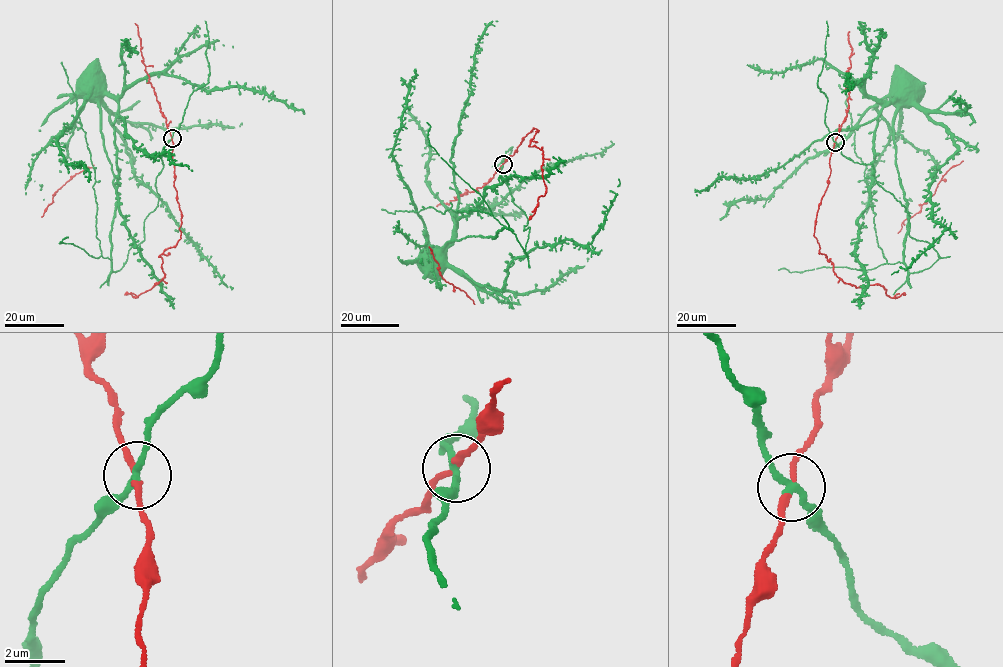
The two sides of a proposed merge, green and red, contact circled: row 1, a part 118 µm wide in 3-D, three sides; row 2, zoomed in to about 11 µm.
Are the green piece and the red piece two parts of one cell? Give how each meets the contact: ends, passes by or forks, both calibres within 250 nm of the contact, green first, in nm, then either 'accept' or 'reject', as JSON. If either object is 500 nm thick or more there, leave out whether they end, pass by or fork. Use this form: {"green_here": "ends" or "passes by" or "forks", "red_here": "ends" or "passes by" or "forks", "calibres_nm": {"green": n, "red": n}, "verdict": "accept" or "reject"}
{"green_here": "passes by", "red_here": "passes by", "calibres_nm": {"green": 240, "red": 170}, "verdict": "reject"}

